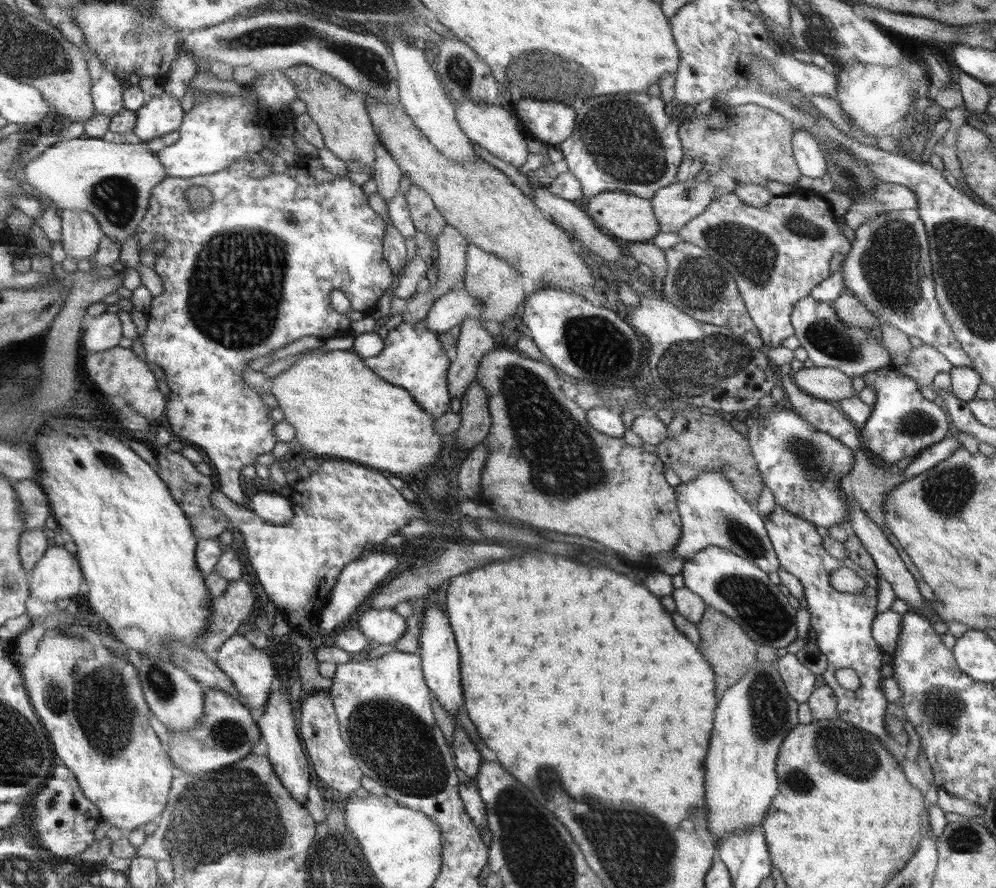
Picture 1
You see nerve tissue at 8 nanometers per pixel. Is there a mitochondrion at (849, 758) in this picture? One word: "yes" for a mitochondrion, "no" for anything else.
yes

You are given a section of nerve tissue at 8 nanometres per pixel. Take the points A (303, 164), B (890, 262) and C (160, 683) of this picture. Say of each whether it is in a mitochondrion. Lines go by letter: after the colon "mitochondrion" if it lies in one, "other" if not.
A: other
B: mitochondrion
C: mitochondrion

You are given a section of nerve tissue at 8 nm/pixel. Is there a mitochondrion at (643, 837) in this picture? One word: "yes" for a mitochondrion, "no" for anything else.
yes

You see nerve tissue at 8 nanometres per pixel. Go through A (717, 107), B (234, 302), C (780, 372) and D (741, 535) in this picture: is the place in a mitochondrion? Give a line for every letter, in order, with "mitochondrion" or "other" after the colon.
A: other
B: mitochondrion
C: other
D: mitochondrion

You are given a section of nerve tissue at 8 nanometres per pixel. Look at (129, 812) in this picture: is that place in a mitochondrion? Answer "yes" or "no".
no

